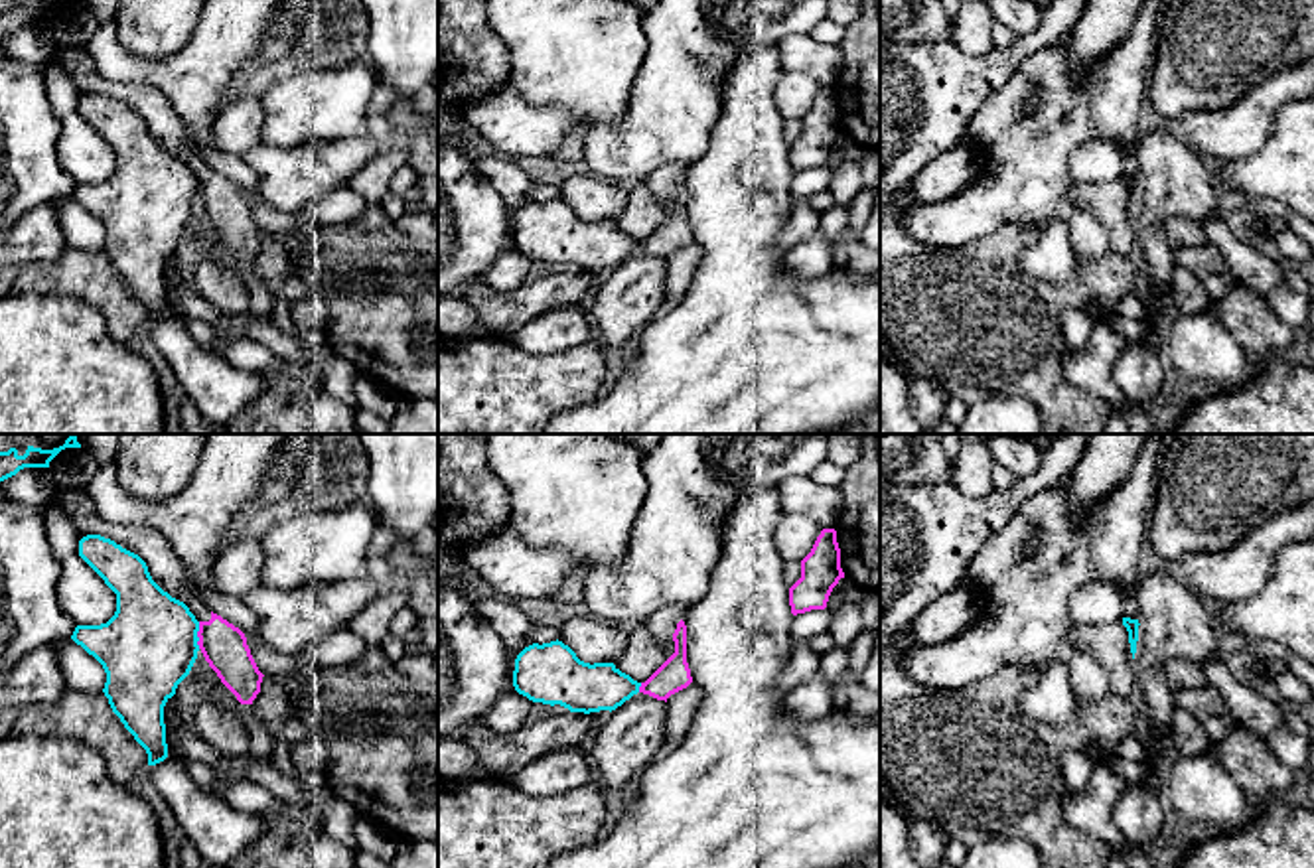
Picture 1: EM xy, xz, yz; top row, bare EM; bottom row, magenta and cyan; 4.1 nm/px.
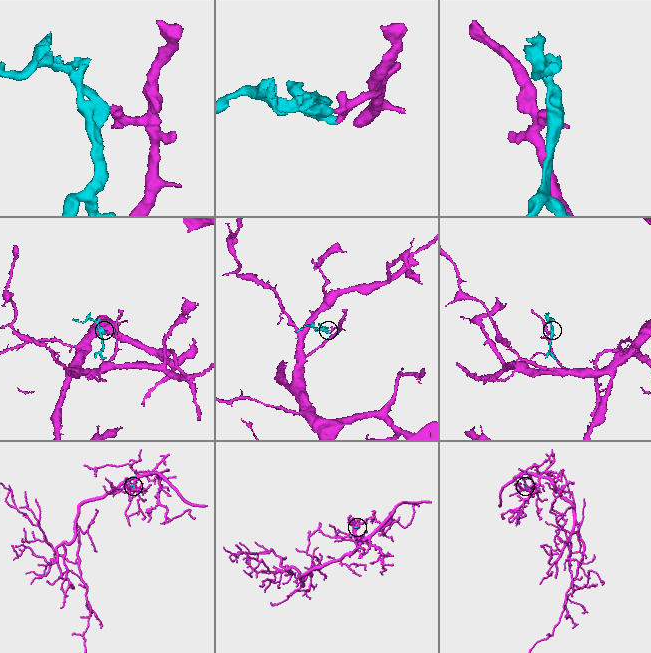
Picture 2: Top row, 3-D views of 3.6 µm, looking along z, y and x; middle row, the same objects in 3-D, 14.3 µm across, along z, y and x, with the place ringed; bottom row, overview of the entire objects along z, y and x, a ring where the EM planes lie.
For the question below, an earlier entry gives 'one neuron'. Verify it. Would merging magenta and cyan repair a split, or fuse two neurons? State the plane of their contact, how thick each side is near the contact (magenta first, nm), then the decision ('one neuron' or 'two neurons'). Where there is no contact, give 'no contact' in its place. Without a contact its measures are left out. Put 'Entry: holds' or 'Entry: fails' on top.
Entry: fails
meets magenta in xy; 190 nm thick on the magenta side, 380 nm on the other; two neurons

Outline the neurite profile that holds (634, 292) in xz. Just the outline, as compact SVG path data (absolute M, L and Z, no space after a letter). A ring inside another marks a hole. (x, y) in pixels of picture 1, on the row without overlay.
M643 251L612 268L588 304L604 351L621 347L665 308L665 276L667 260Z

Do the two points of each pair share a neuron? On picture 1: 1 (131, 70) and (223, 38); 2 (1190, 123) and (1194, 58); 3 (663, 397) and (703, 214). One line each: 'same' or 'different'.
1: same
2: different
3: same

